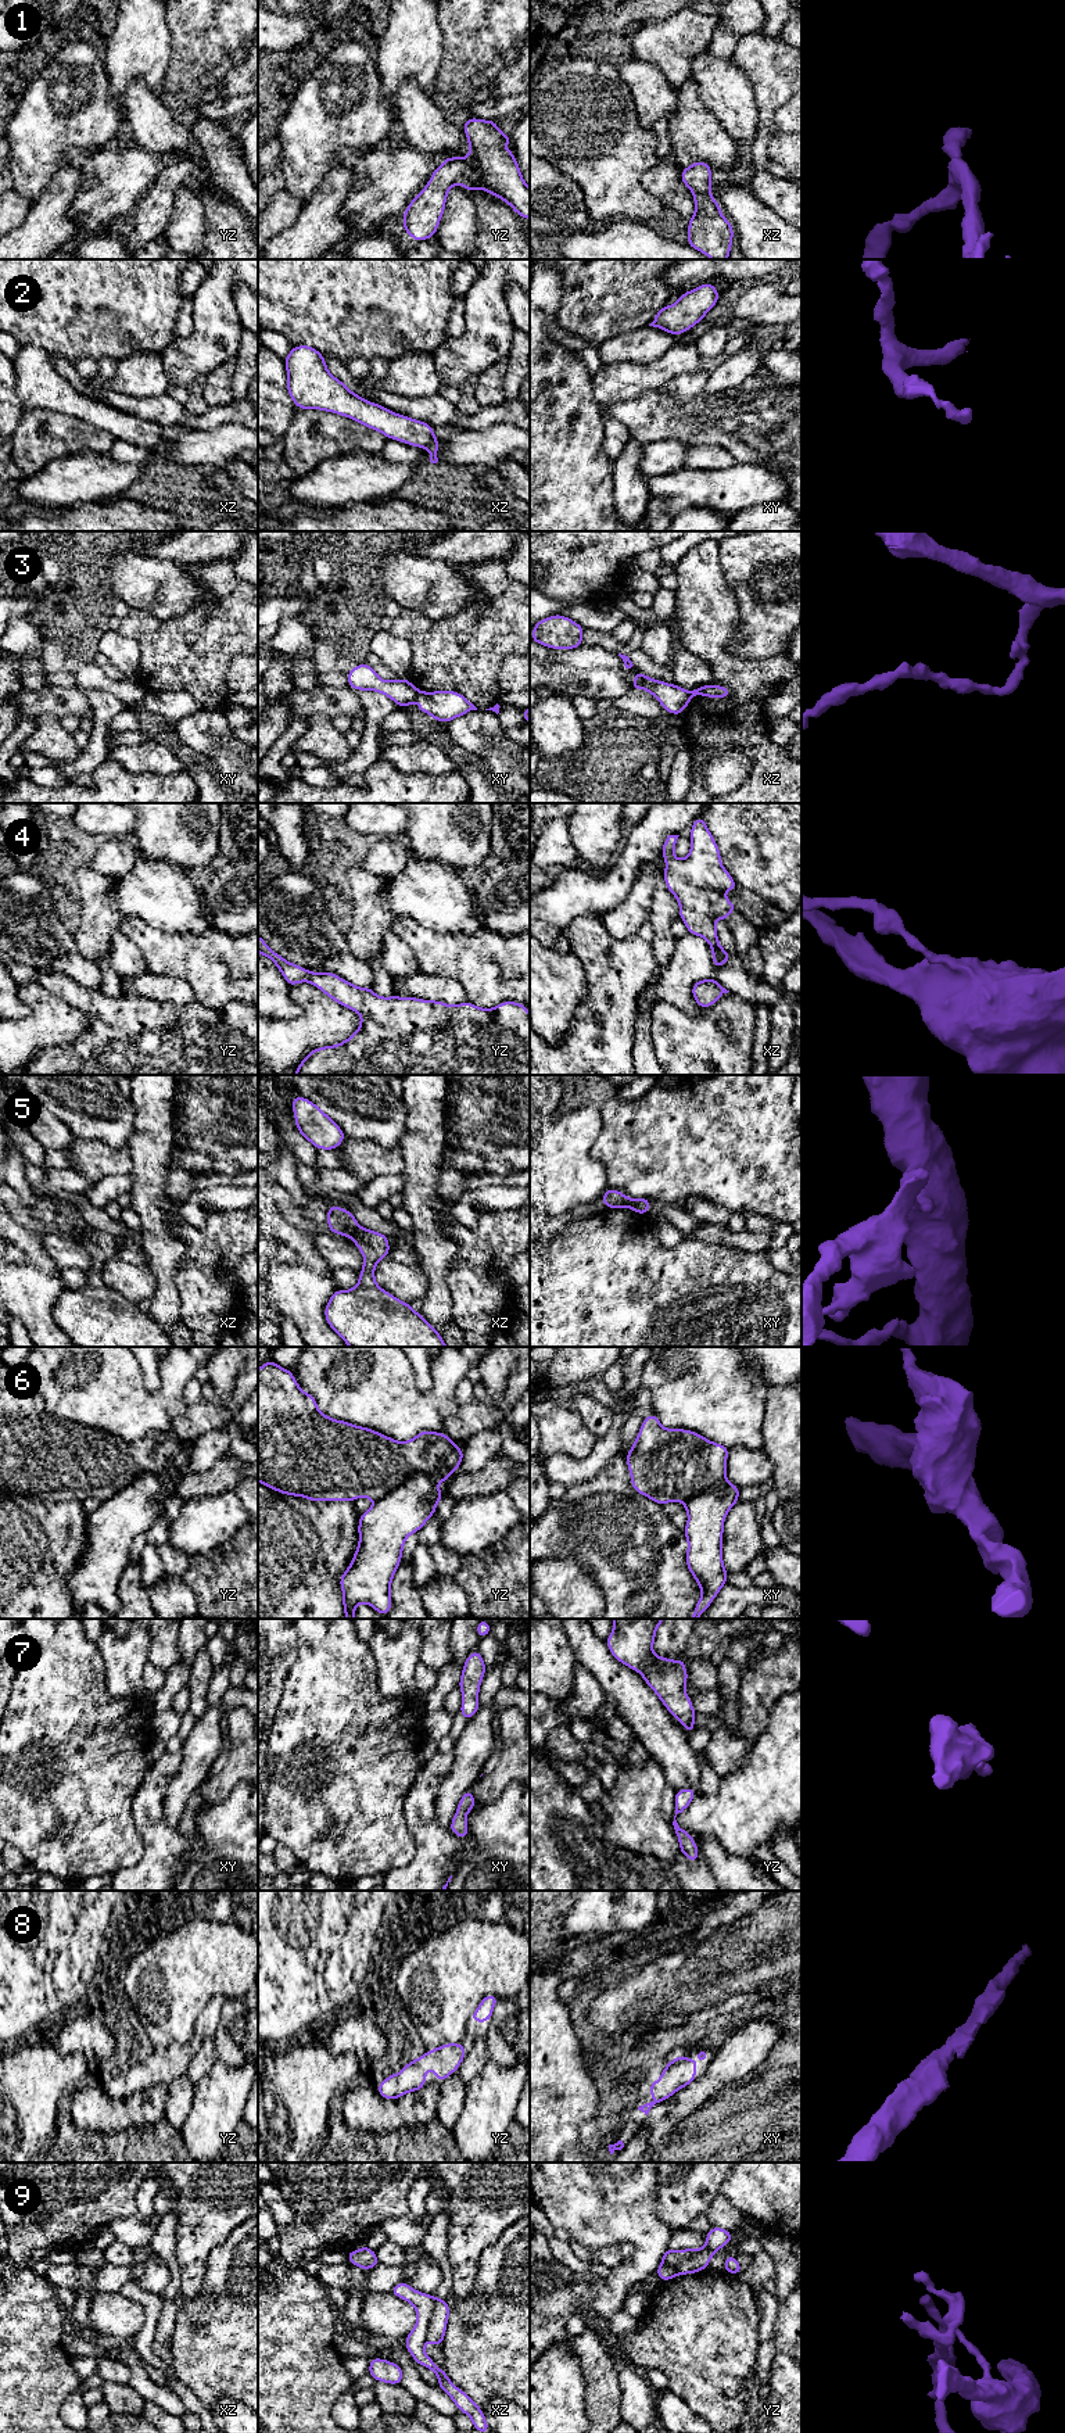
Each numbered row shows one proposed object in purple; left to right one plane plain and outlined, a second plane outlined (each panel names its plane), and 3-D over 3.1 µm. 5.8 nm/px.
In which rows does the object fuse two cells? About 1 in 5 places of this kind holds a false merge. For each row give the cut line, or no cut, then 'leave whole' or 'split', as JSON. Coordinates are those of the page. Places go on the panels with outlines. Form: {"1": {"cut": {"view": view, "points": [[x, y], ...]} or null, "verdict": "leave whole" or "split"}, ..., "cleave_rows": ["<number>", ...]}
{"1": {"cut": null, "verdict": "leave whole"}, "2": {"cut": null, "verdict": "leave whole"}, "3": {"cut": {"view": "xy", "points": [[419, 691], [415, 699]]}, "verdict": "split"}, "4": {"cut": null, "verdict": "leave whole"}, "5": {"cut": {"view": "xz", "points": [[361, 1228], [351, 1238]]}, "verdict": "split"}, "6": {"cut": {"view": "yz", "points": [[456, 1448], [433, 1472], [408, 1476], [375, 1502]]}, "verdict": "split"}, "7": {"cut": null, "verdict": "leave whole"}, "8": {"cut": null, "verdict": "leave whole"}, "9": {"cut": {"view": "xz", "points": [[431, 2294], [433, 2311], [426, 2340]]}, "verdict": "split"}, "cleave_rows": ["3", "5", "6", "9"]}

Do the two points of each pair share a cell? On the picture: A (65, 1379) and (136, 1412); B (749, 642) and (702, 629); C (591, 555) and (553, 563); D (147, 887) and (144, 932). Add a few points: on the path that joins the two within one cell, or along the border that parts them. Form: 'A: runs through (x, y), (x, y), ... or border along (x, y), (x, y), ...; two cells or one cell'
A: runs through (83, 1379), (94, 1379), (118, 1403); one cell
B: border along (738, 606), (739, 637), (728, 651), (764, 659); two cells
C: runs through (581, 555), (563, 555); one cell
D: border along (121, 914), (137, 914), (151, 925), (175, 931); two cells

